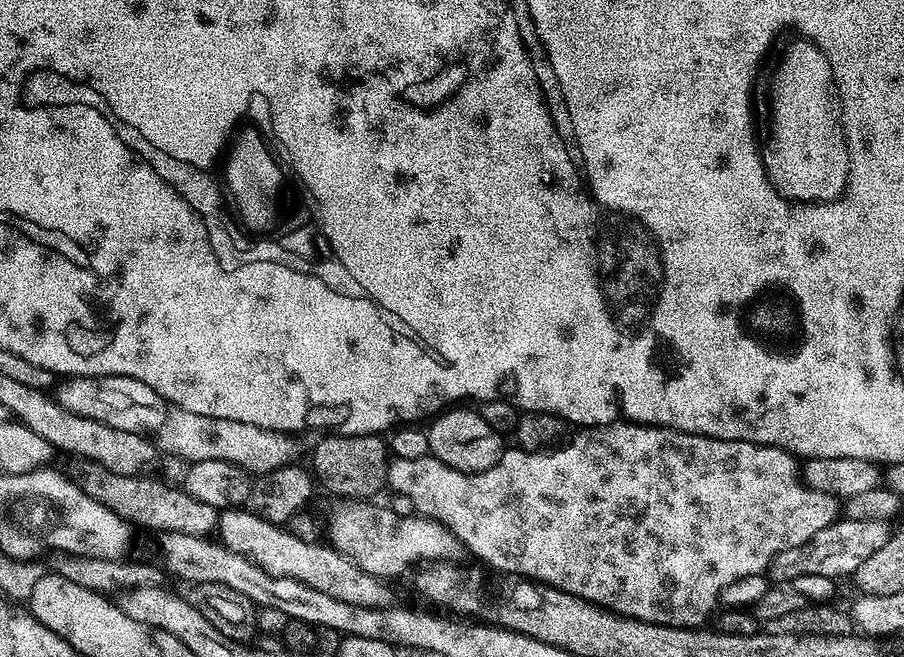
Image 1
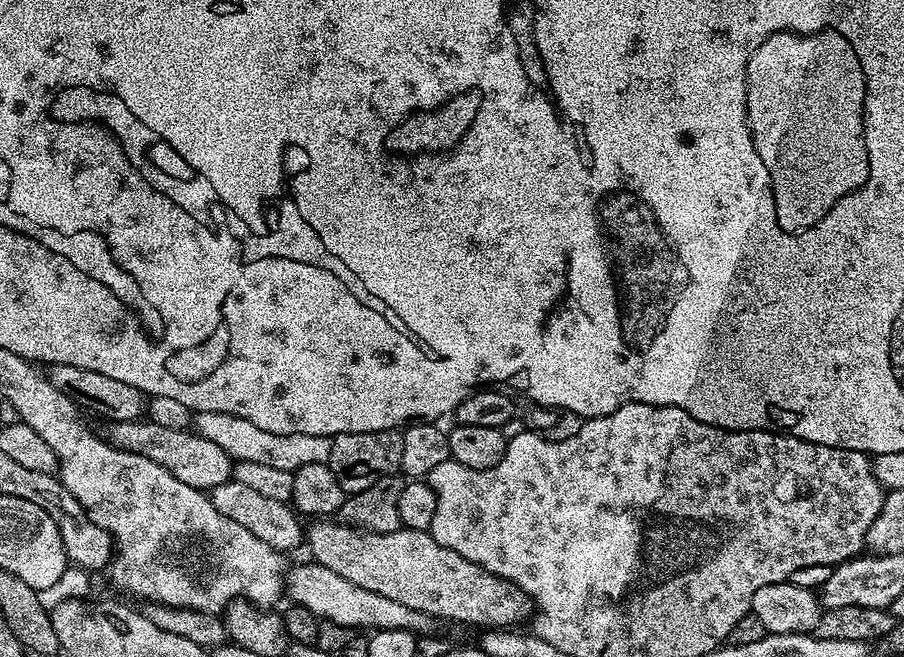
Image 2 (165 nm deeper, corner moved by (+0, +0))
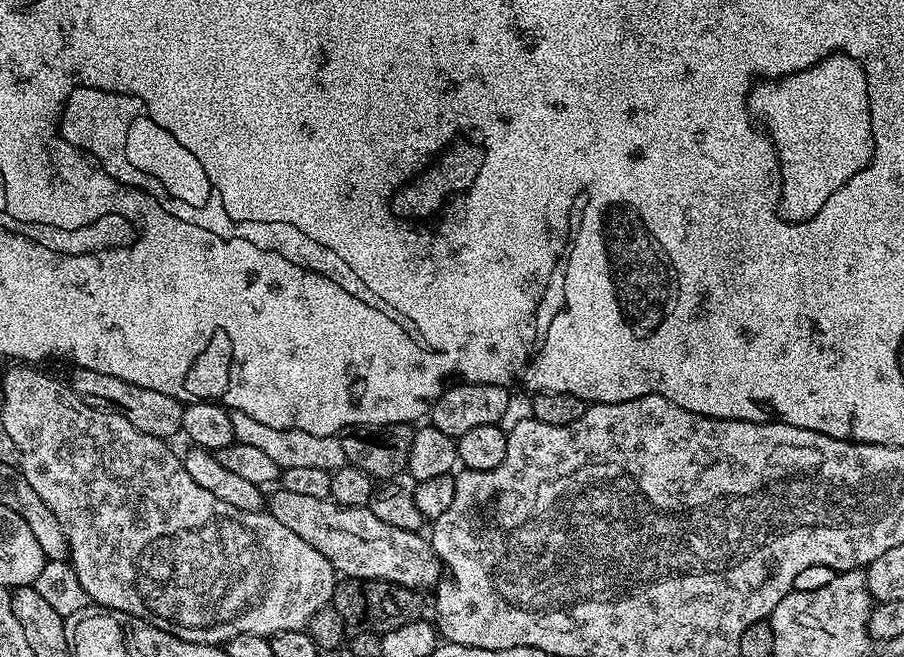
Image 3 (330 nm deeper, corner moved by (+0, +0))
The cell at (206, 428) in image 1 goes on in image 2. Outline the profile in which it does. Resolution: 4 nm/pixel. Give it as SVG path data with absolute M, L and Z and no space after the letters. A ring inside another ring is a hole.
M197 412L194 416L194 431L202 438L210 438L232 461L259 462L266 466L275 466L278 470L294 473L300 467L314 463L327 464L330 458L331 439L318 432L271 432L246 422L234 414L221 412Z

